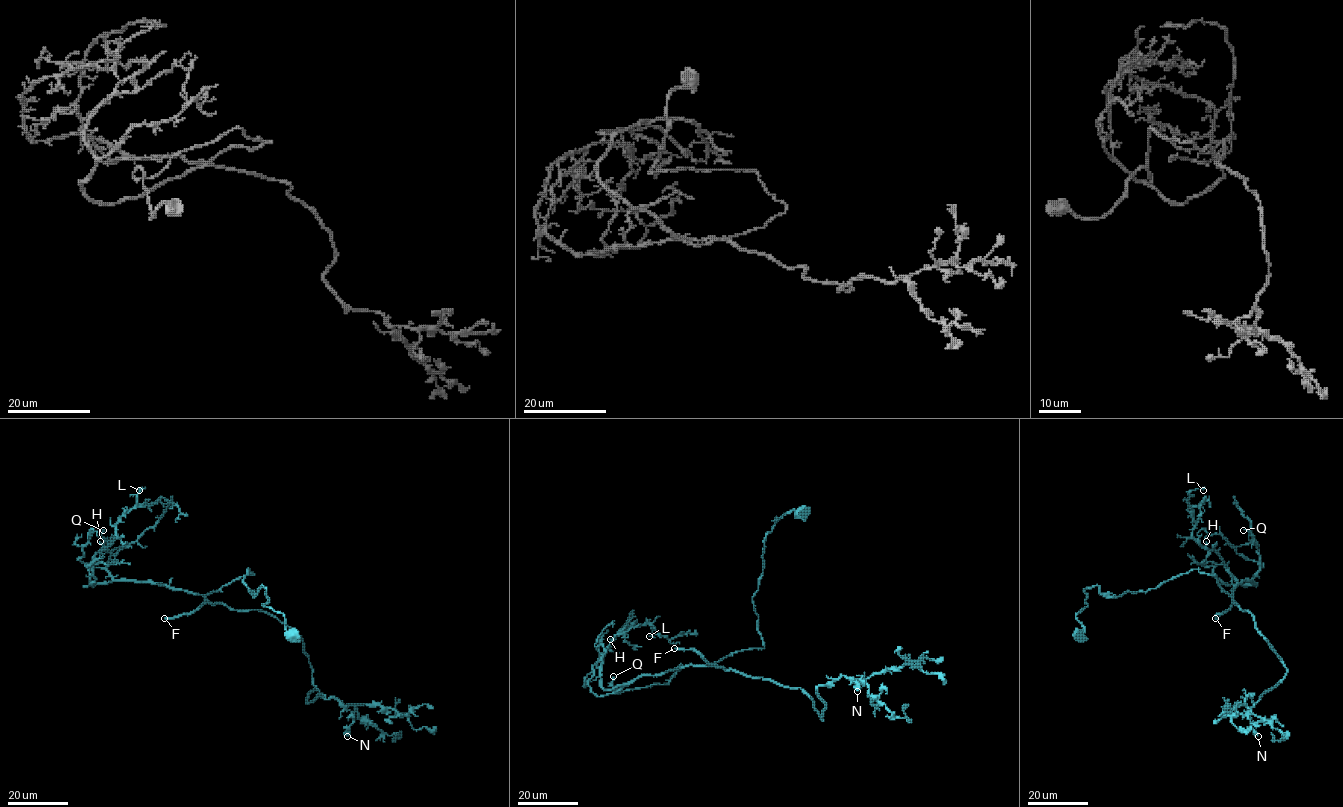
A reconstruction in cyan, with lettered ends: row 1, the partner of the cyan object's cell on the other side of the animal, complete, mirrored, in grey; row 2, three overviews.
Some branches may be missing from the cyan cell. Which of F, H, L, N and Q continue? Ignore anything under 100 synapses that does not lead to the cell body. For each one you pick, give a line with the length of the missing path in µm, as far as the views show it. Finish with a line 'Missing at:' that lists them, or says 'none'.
F: missing 100 µm
Missing at: F

